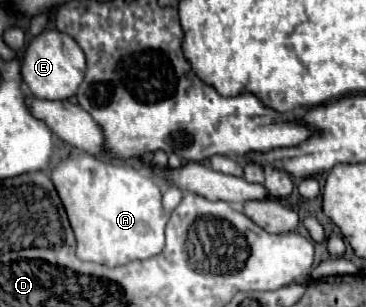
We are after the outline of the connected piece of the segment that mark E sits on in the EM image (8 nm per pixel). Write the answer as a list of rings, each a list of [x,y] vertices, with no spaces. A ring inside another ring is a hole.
[[[47,29],[31,39],[21,59],[21,77],[27,83],[29,91],[41,99],[69,99],[75,95],[85,73],[85,55],[81,47],[67,35],[57,29]]]

